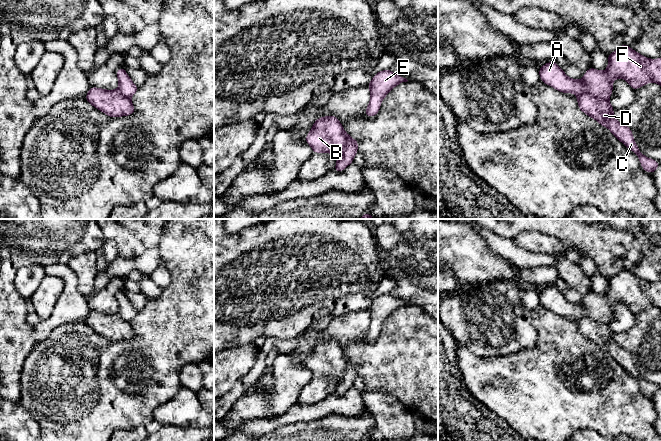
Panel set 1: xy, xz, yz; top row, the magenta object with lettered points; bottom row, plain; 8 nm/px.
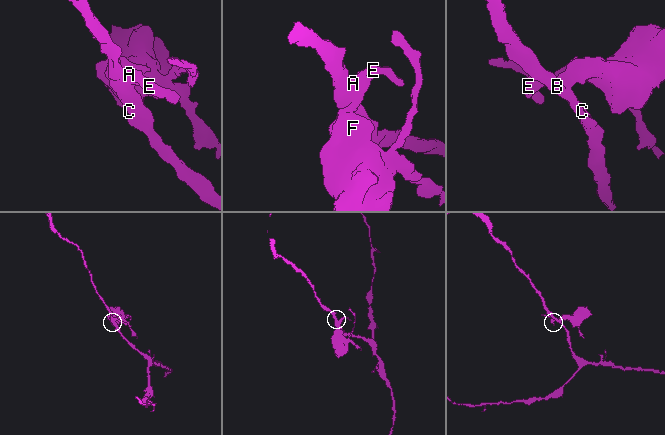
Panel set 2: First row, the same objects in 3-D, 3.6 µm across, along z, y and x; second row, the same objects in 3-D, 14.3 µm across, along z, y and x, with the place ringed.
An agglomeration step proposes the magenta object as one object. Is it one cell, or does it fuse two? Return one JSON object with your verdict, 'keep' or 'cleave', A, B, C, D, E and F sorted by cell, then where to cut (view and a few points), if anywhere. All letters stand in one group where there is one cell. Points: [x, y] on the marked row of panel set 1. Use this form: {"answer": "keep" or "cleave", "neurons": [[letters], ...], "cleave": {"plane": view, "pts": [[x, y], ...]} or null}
{"answer": "cleave", "neurons": [["A", "E", "F"], ["B", "C", "D"]], "cleave": {"plane": "yz", "pts": [[577, 94], [592, 94], [607, 100]]}}

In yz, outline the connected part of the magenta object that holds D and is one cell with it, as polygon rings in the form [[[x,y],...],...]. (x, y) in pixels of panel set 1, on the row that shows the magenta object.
[[[579,94],[577,95],[577,103],[579,109],[583,113],[595,119],[602,126],[608,128],[617,140],[633,151],[639,157],[640,164],[646,172],[655,172],[660,163],[644,156],[640,152],[634,140],[632,130],[628,126],[621,124],[614,117],[614,108],[608,100],[589,94]]]

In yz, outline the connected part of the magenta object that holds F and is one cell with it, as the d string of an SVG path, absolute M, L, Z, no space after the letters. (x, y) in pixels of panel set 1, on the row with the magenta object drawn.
M627 44L621 45L607 57L608 66L605 71L599 71L590 67L580 80L568 77L555 61L547 62L539 68L540 80L562 93L589 94L605 100L610 98L613 92L612 83L617 78L624 79L635 91L650 82L661 86L661 58L650 59L642 56Z

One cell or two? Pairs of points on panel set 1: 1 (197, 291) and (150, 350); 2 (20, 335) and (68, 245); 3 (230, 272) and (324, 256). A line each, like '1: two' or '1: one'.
1: one
2: one
3: one

